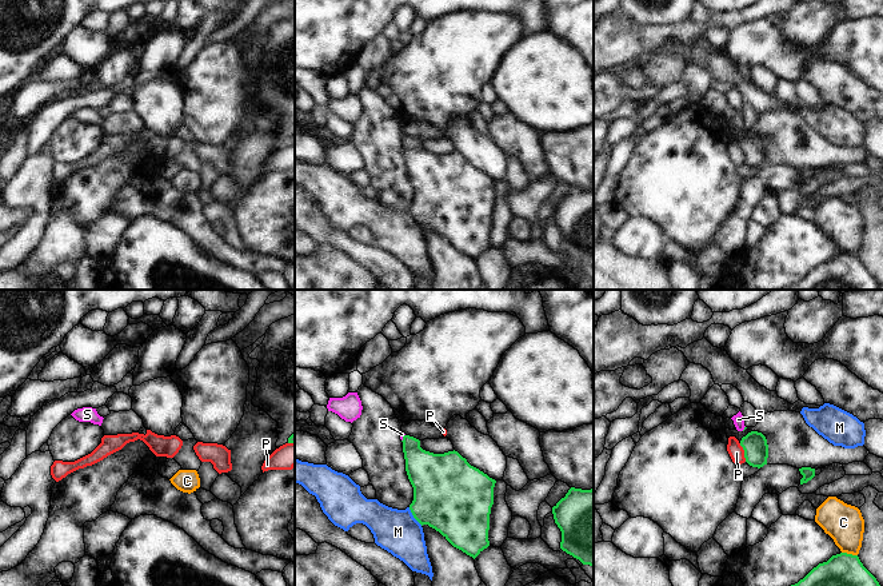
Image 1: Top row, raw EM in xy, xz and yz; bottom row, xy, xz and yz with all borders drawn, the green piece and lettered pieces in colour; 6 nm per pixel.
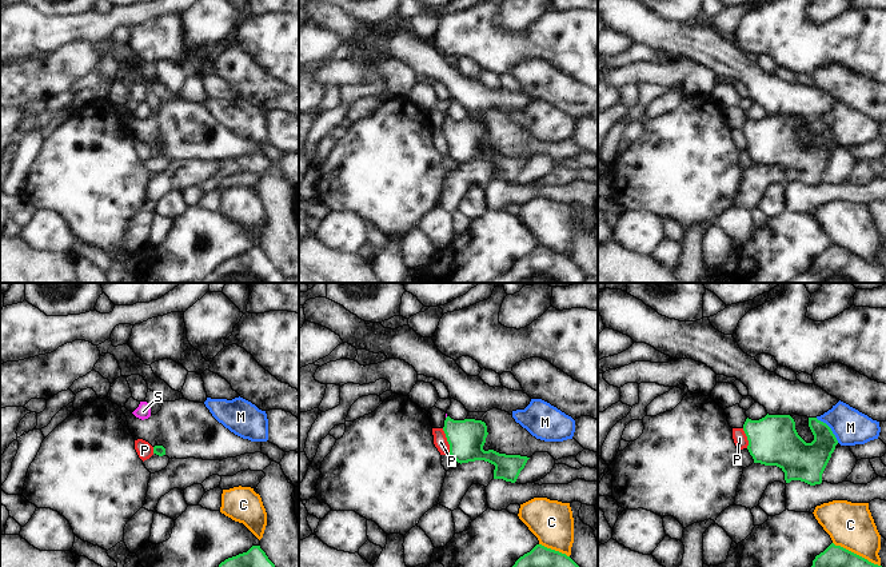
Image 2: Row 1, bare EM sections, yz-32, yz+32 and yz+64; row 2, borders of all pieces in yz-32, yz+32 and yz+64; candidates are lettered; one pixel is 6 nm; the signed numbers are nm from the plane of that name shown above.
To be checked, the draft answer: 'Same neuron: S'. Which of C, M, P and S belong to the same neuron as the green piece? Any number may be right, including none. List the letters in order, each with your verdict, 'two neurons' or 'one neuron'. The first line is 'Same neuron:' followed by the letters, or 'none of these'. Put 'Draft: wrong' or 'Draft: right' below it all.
Same neuron: S
C: two neurons
M: two neurons
P: two neurons
S: one neuron
Draft: right

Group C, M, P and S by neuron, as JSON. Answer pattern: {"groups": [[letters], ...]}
{"groups": [["C"], ["M"], ["P"], ["S"]]}

